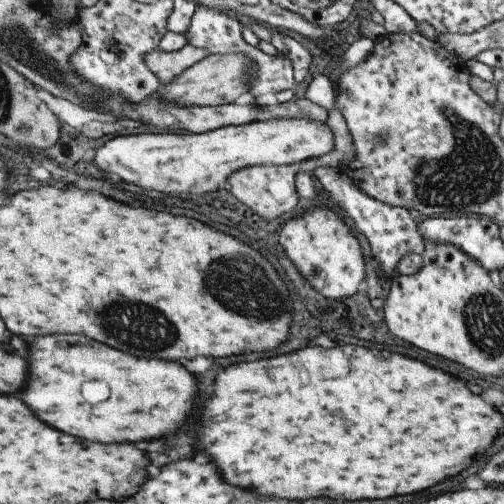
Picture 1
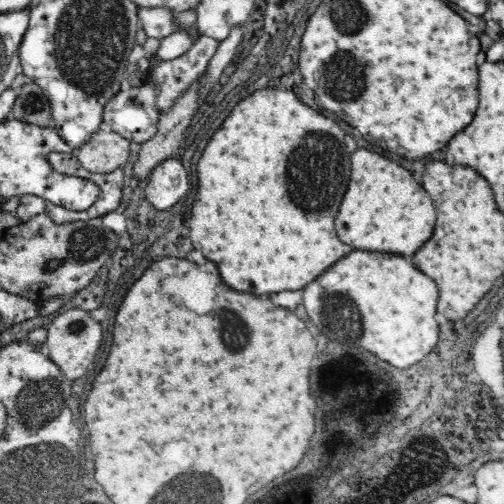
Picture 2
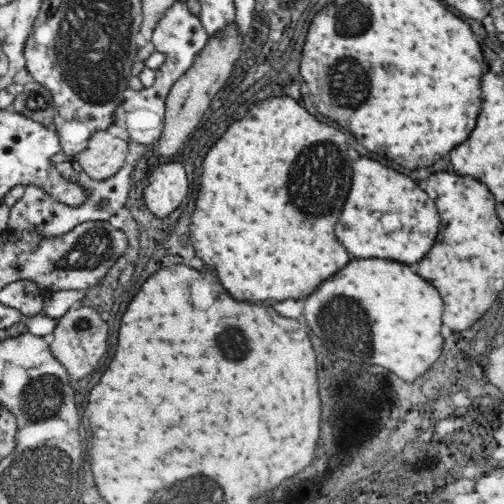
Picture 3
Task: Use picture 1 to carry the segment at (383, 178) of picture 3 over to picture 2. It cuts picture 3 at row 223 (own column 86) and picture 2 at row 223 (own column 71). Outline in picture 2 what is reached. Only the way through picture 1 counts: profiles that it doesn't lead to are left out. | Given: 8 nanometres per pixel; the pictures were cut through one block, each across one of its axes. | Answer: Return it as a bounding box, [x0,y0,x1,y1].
[336,148,434,256]

